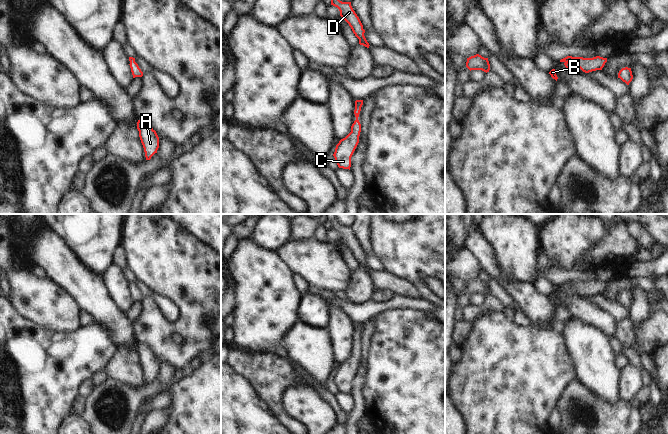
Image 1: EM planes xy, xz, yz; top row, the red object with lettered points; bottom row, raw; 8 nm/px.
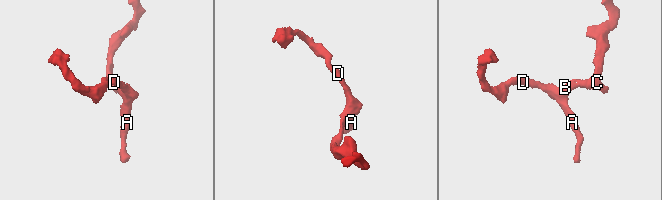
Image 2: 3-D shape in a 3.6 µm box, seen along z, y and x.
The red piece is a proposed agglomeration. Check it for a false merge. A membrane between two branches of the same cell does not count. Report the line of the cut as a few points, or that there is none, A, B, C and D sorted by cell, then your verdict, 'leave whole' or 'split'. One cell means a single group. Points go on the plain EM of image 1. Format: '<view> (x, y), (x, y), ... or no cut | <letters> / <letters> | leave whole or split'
no cut | A B C D | leave whole

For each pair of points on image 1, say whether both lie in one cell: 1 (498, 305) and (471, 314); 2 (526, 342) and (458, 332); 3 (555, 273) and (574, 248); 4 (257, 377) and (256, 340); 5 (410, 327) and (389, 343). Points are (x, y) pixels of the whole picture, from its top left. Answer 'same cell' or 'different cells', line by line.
1: same cell
2: different cells
3: different cells
4: different cells
5: same cell

